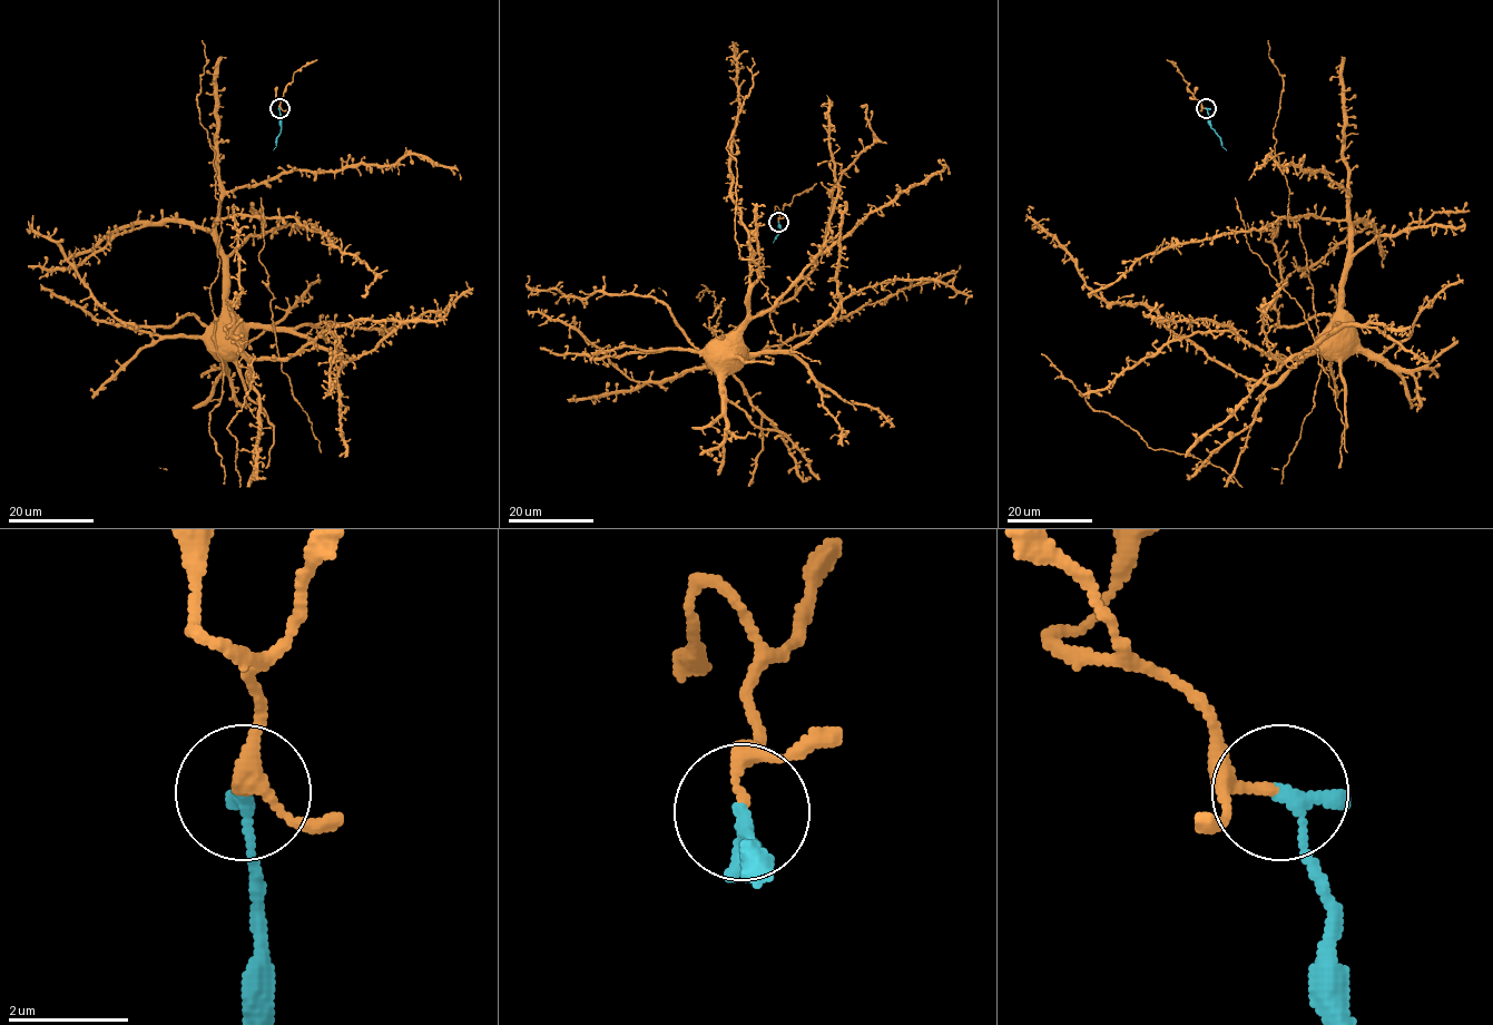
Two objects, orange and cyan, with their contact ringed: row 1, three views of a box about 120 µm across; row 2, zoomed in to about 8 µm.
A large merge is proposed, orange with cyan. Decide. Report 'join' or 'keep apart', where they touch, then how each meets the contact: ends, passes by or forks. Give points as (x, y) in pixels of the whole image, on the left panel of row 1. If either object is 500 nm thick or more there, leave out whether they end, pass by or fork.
join; place (280, 108); orange passes by; cyan ends

